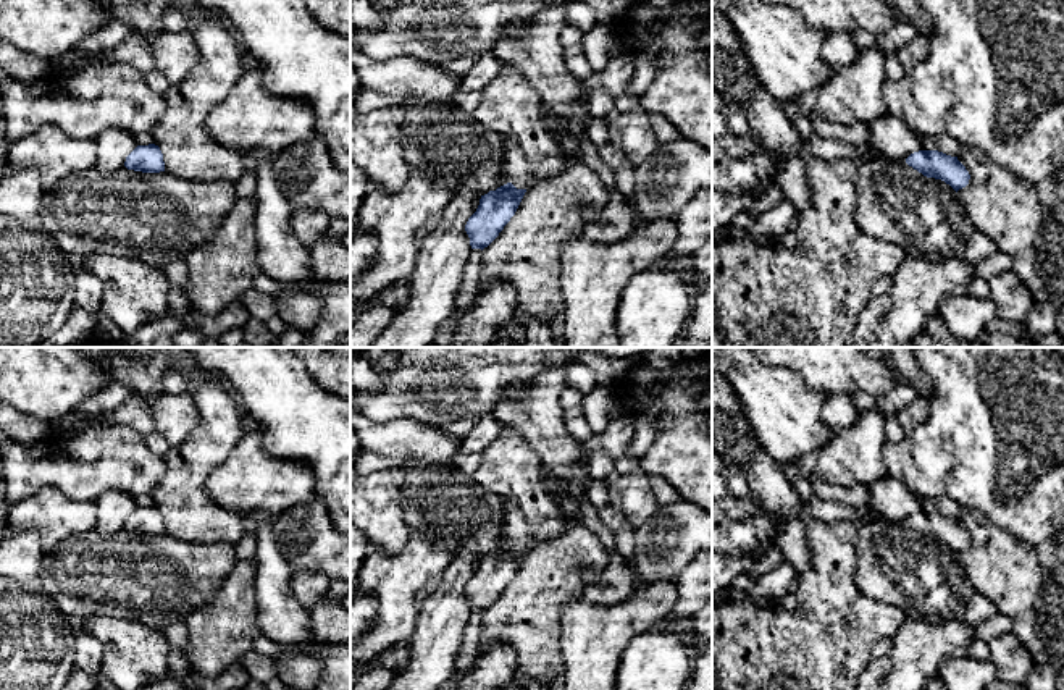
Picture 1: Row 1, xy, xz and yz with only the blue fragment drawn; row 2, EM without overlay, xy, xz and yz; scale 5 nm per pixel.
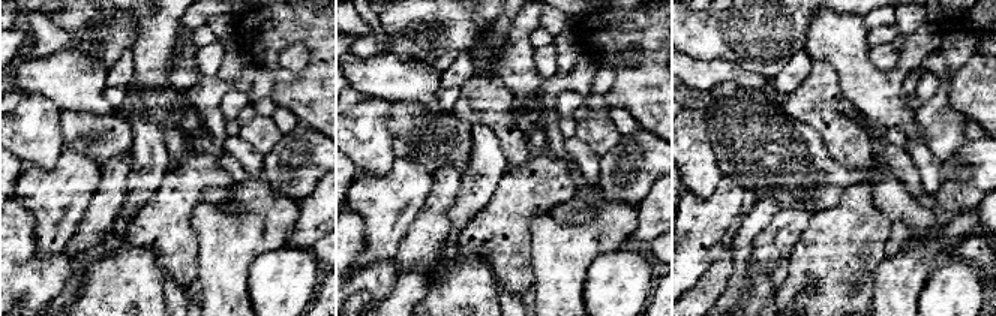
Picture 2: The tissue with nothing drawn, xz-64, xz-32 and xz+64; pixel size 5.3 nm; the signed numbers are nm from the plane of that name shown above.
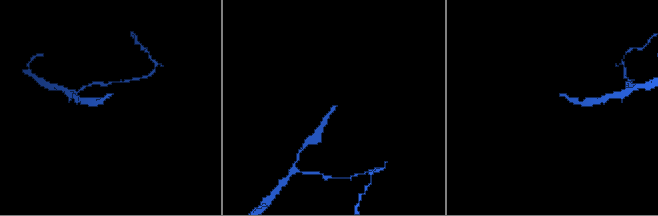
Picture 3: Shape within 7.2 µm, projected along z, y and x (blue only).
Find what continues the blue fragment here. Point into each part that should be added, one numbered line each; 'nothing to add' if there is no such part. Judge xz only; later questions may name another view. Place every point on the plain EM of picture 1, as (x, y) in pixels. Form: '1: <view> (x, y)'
1: xz (515, 532)

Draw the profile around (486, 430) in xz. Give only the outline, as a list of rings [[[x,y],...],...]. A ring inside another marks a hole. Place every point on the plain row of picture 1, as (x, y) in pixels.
[[[486,412],[471,428],[471,431],[460,440],[460,452],[483,454],[501,435],[502,423],[492,412]]]

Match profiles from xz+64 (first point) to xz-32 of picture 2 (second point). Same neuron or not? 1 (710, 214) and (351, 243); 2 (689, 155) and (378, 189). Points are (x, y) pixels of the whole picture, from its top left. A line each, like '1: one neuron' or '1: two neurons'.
1: two neurons
2: two neurons

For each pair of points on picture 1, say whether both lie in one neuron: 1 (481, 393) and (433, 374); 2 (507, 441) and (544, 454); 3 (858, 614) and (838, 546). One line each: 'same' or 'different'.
1: same
2: different
3: same

